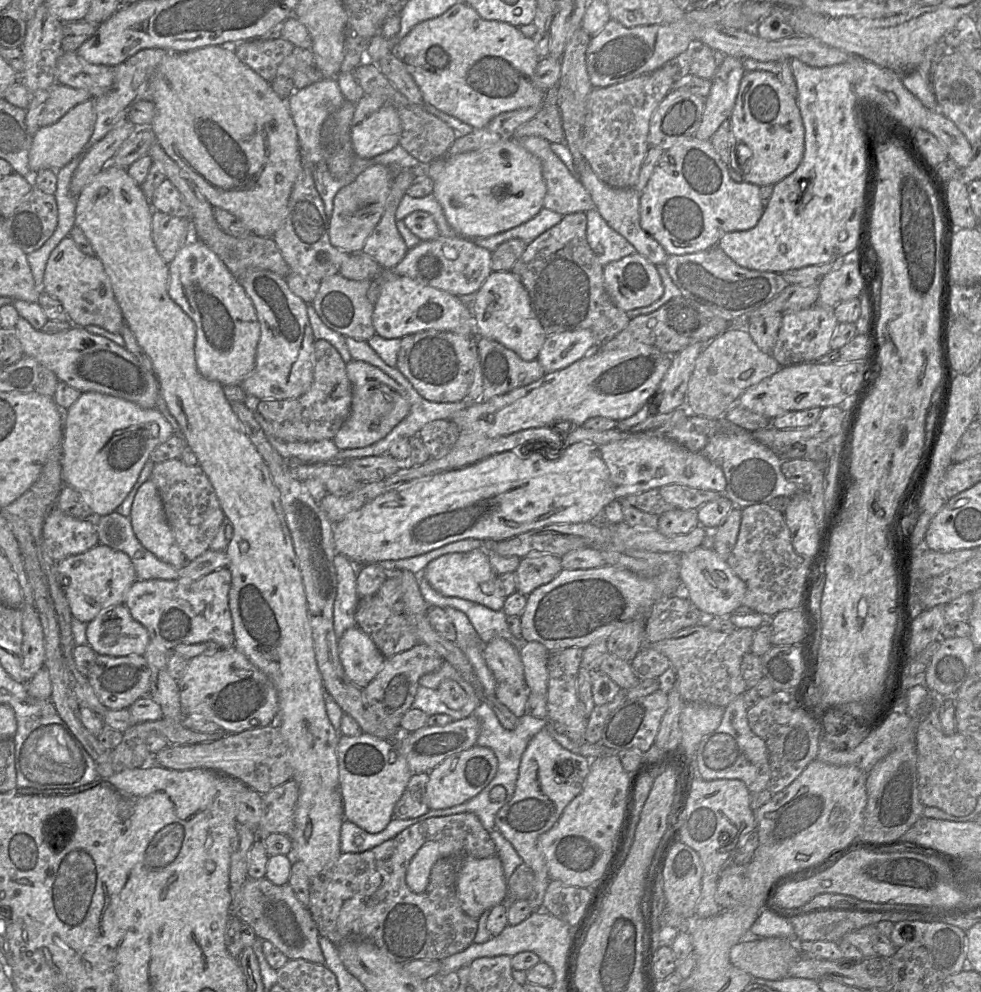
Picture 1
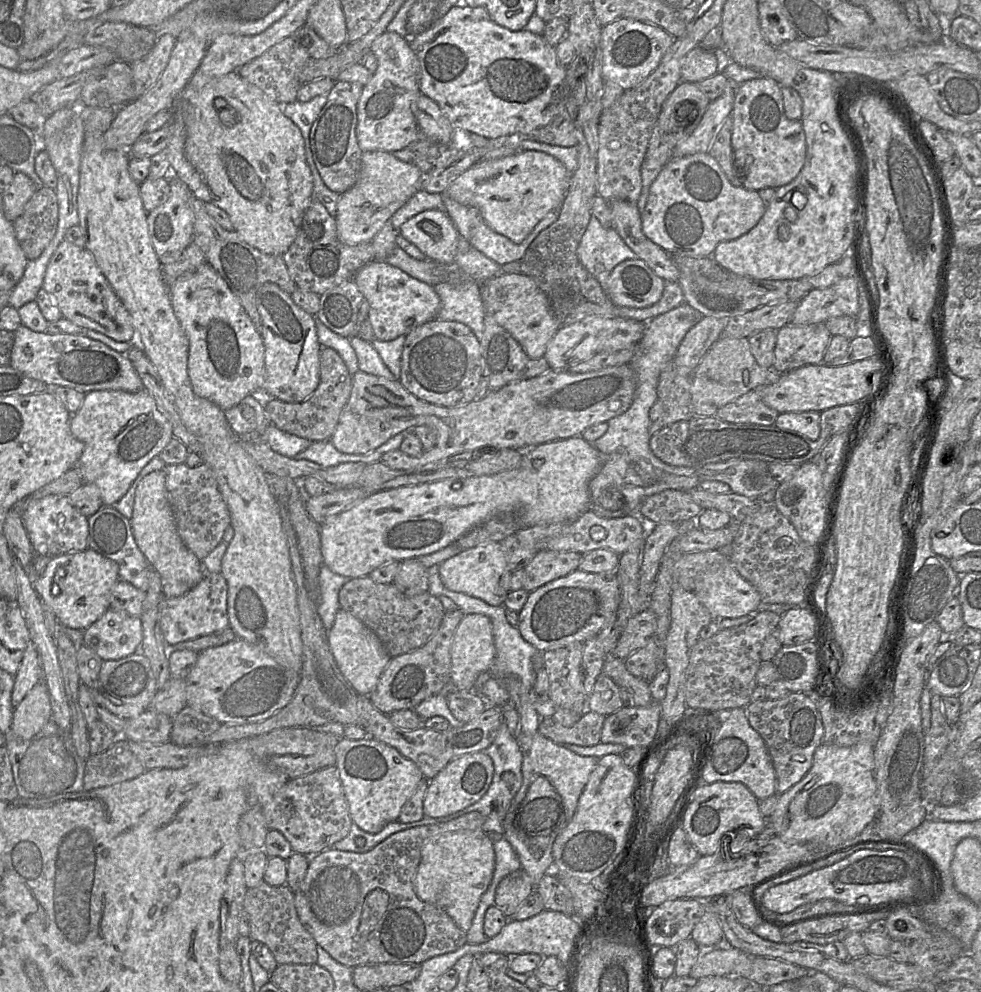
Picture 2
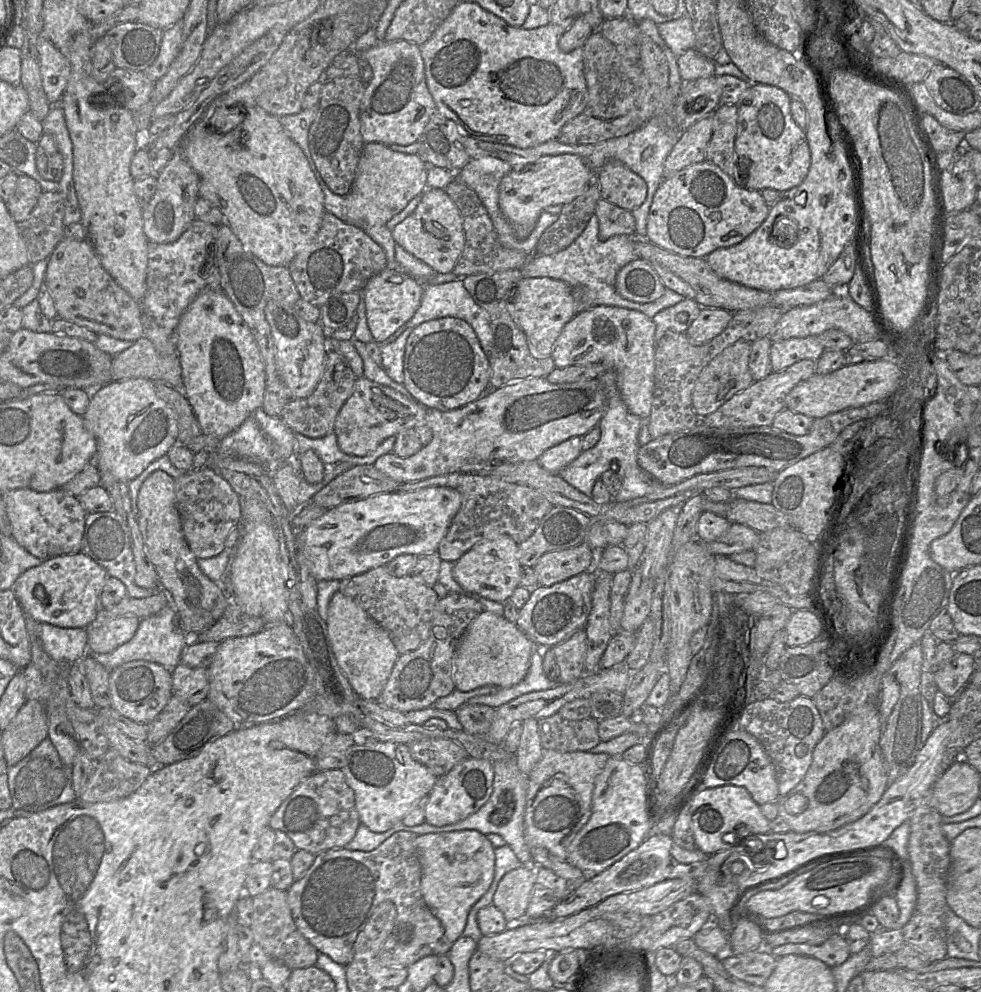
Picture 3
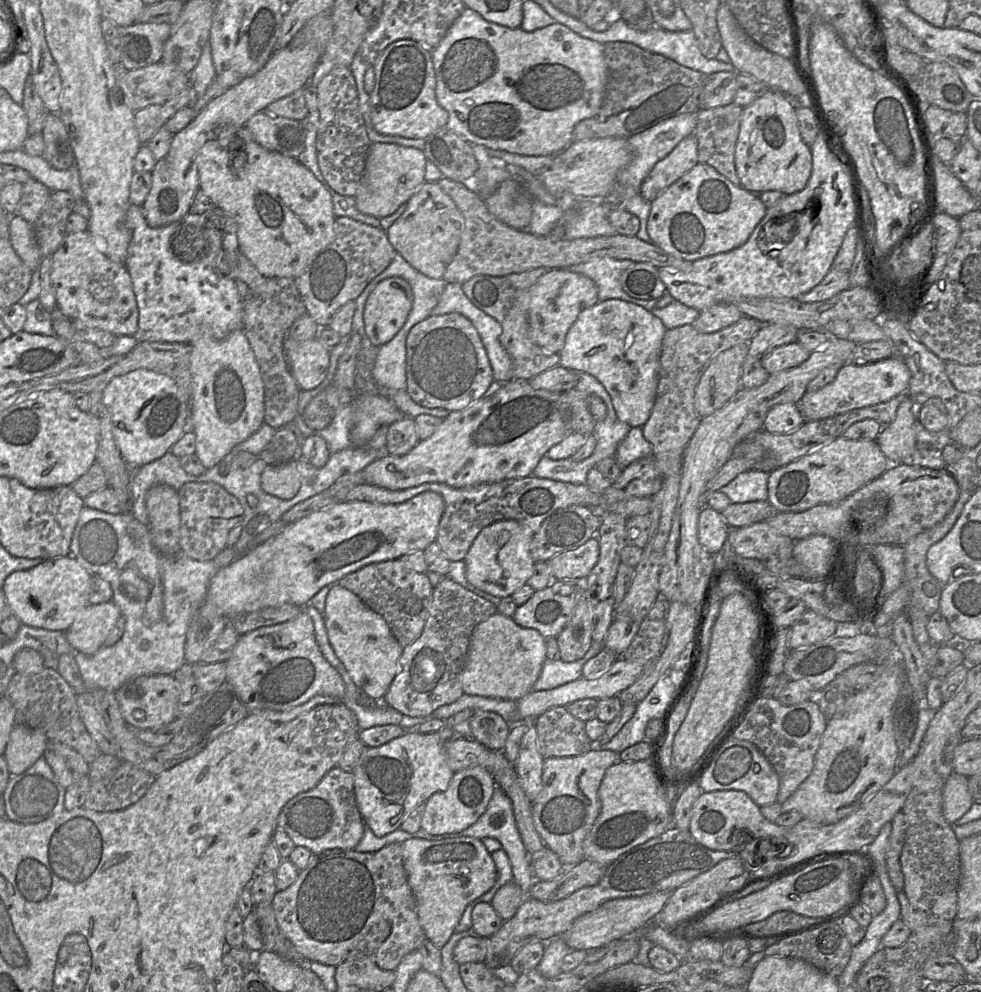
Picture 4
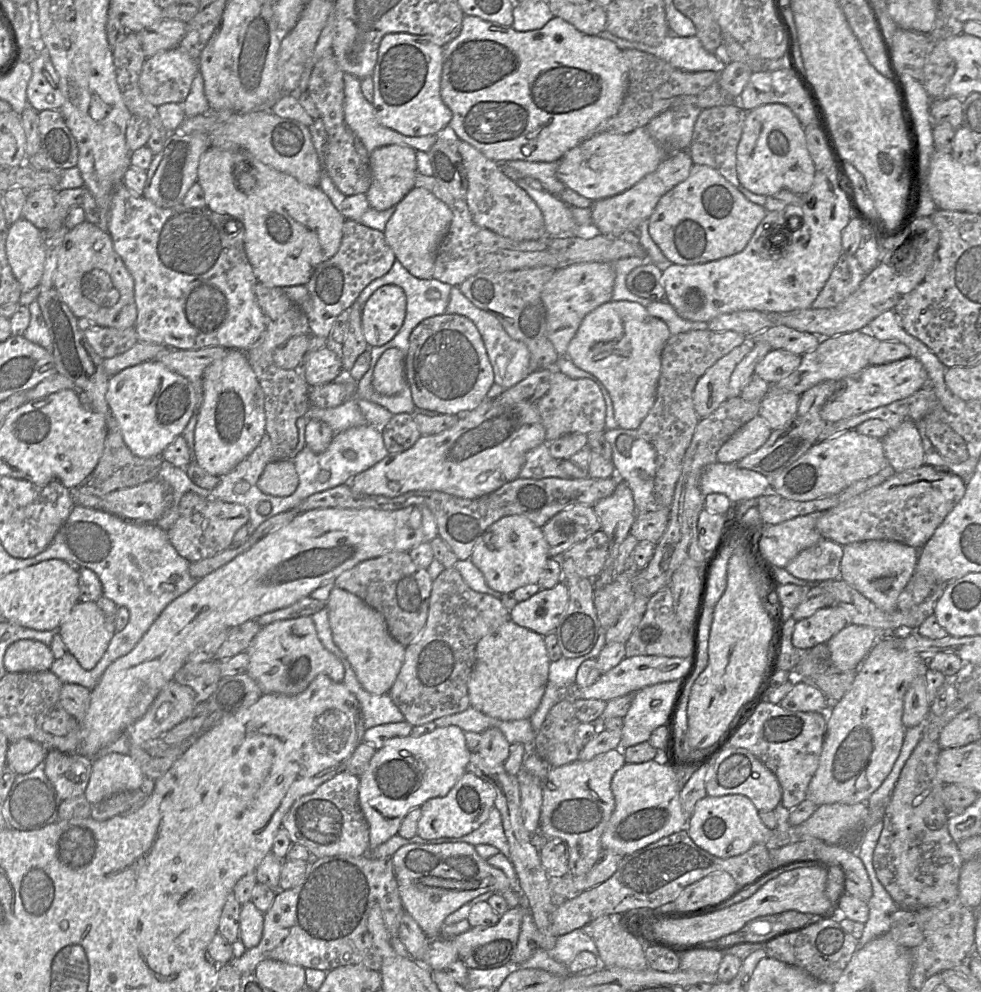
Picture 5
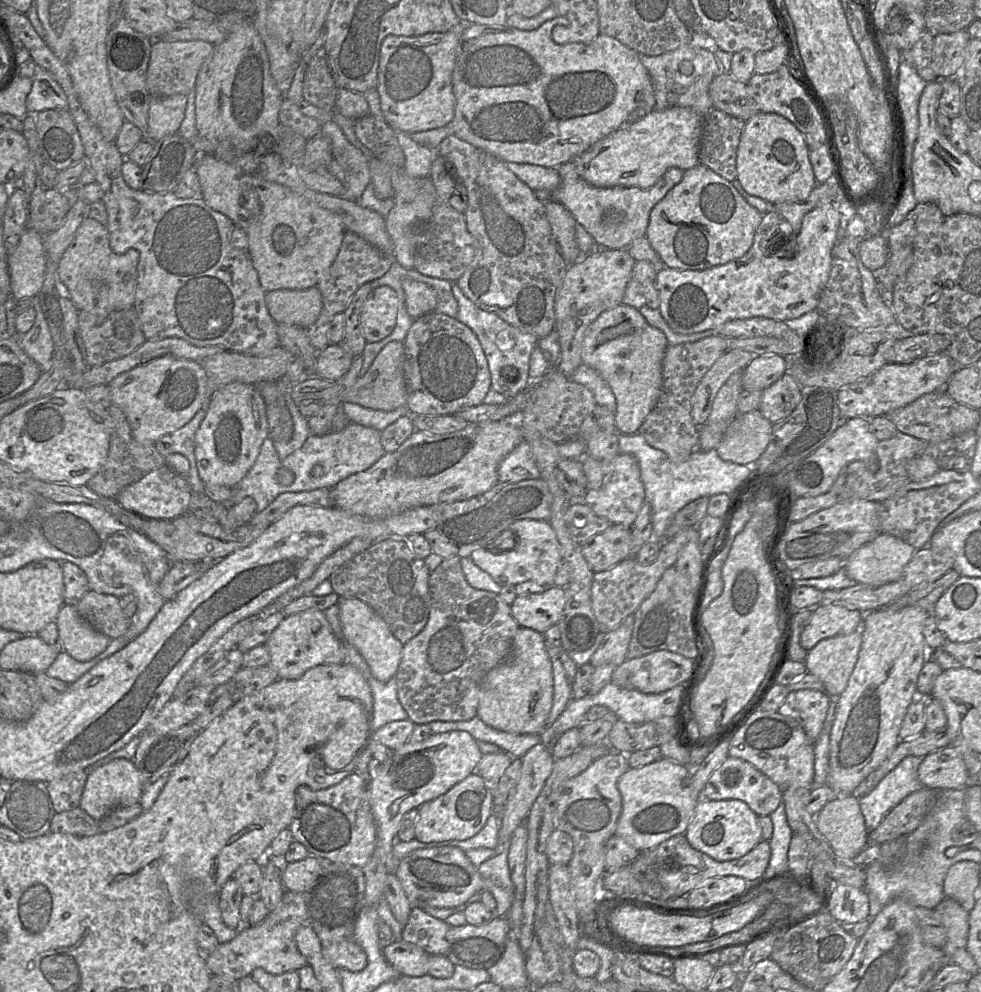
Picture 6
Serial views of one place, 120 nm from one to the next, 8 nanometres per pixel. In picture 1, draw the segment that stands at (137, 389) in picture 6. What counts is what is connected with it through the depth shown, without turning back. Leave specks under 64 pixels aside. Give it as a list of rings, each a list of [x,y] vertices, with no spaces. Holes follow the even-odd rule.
[[[85,392],[64,413],[62,477],[64,485],[77,490],[93,512],[101,517],[117,510],[136,483],[152,451],[174,435],[169,422],[155,409],[145,409],[122,398]]]

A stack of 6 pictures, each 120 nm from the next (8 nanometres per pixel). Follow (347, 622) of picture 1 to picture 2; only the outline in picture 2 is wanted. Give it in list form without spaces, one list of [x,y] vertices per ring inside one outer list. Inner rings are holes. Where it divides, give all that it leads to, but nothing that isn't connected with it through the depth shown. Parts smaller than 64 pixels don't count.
[[[325,565],[321,567],[316,604],[317,612],[328,631],[333,626],[337,611],[341,608],[338,599],[339,591],[350,579],[334,573]]]

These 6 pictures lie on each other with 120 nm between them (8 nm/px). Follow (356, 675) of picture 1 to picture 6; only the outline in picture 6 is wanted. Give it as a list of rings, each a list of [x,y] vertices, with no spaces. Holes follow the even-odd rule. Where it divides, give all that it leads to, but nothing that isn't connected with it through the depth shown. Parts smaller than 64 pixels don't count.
[[[340,597],[337,605],[344,638],[362,655],[372,675],[382,682],[394,677],[401,661],[403,644],[392,634],[387,623],[370,605],[359,599]]]

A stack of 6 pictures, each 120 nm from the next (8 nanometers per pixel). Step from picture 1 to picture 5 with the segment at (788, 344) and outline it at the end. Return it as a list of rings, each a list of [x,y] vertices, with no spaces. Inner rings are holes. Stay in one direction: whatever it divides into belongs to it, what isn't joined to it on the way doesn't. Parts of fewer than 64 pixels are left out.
[[[772,349],[755,366],[754,373],[770,385],[775,385],[794,371],[801,361],[801,355],[783,349]]]

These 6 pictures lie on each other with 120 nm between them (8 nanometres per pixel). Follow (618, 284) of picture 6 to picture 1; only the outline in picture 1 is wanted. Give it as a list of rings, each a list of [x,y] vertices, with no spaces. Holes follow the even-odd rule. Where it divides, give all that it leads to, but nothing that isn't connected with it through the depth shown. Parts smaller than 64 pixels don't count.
[[[511,270],[492,271],[488,275],[474,294],[471,313],[475,319],[477,338],[497,341],[525,361],[537,359],[547,336],[532,311],[526,289]]]

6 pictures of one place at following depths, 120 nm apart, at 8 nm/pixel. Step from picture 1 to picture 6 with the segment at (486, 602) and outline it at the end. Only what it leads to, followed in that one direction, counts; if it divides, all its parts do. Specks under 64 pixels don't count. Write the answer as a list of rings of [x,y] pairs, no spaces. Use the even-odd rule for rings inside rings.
[[[522,519],[511,523],[508,528],[515,534],[514,548],[495,553],[479,547],[471,552],[469,558],[500,586],[516,586],[526,581],[532,581],[543,588],[553,586],[556,572],[563,558],[560,545],[550,524],[546,520]]]

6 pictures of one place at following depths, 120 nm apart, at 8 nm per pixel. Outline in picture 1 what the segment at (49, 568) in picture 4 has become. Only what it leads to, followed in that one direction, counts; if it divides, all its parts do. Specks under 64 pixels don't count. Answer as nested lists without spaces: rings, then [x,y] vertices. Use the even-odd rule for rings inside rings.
[[[102,544],[63,559],[57,563],[56,568],[72,617],[86,624],[104,610],[124,604],[127,591],[136,581],[129,556]]]

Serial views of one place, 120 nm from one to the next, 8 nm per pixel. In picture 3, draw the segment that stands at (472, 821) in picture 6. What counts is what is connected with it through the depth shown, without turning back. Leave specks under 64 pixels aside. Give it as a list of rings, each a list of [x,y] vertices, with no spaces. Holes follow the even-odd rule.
[[[467,757],[457,763],[447,774],[437,781],[427,796],[425,822],[433,826],[457,823],[480,809],[492,793],[494,771],[492,764],[485,759]]]

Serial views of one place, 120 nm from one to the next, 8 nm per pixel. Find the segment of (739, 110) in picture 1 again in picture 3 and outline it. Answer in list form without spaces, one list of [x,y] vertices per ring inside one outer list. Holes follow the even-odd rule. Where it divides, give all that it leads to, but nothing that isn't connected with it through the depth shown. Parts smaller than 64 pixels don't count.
[[[751,83],[742,94],[741,101],[737,105],[738,119],[734,150],[737,156],[738,175],[744,181],[745,188],[756,191],[772,189],[783,192],[800,185],[805,179],[811,163],[810,150],[805,131],[792,117],[790,104],[789,94],[772,85]]]

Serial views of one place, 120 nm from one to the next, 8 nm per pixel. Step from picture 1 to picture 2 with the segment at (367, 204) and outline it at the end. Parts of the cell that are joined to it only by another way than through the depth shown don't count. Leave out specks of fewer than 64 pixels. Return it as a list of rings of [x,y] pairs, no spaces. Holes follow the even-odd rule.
[[[363,152],[358,181],[340,195],[337,203],[335,222],[340,242],[349,246],[371,242],[394,213],[420,189],[422,178],[423,174],[415,164],[403,162],[392,153]]]

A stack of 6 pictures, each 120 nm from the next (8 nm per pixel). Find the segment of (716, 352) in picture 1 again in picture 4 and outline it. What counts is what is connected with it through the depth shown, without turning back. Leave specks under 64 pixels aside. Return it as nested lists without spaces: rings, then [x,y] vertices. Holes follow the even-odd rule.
[[[751,340],[719,354],[702,374],[695,388],[694,405],[699,417],[722,407],[740,388],[743,364]]]

